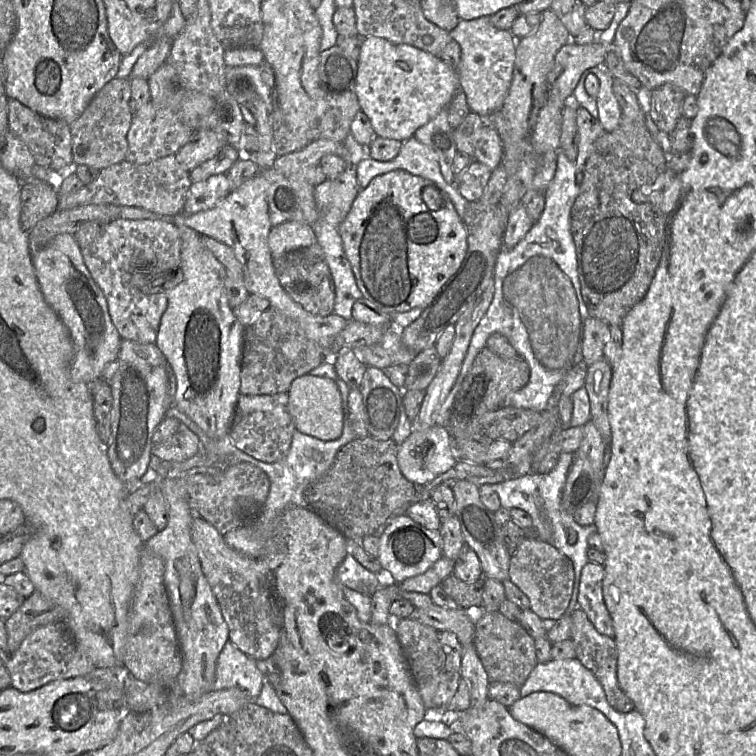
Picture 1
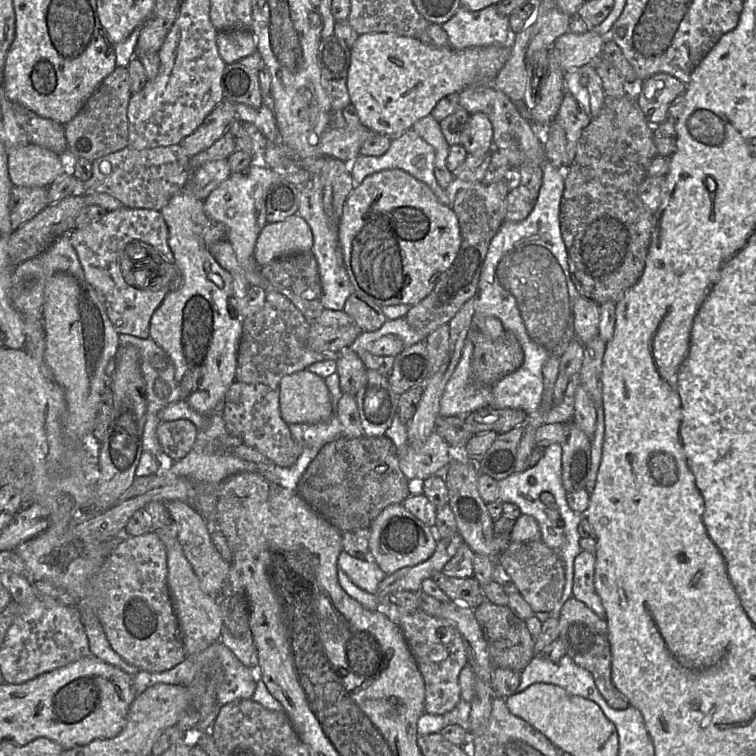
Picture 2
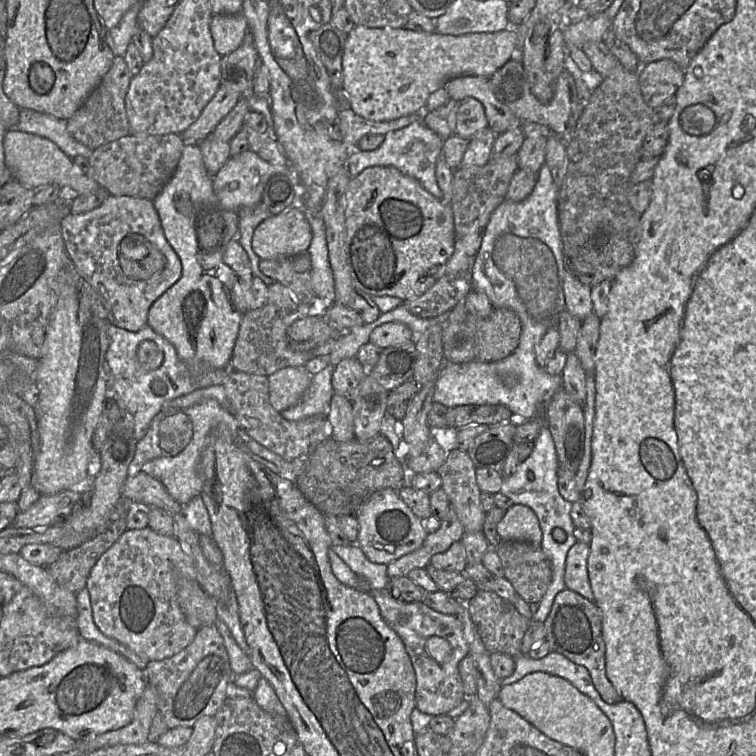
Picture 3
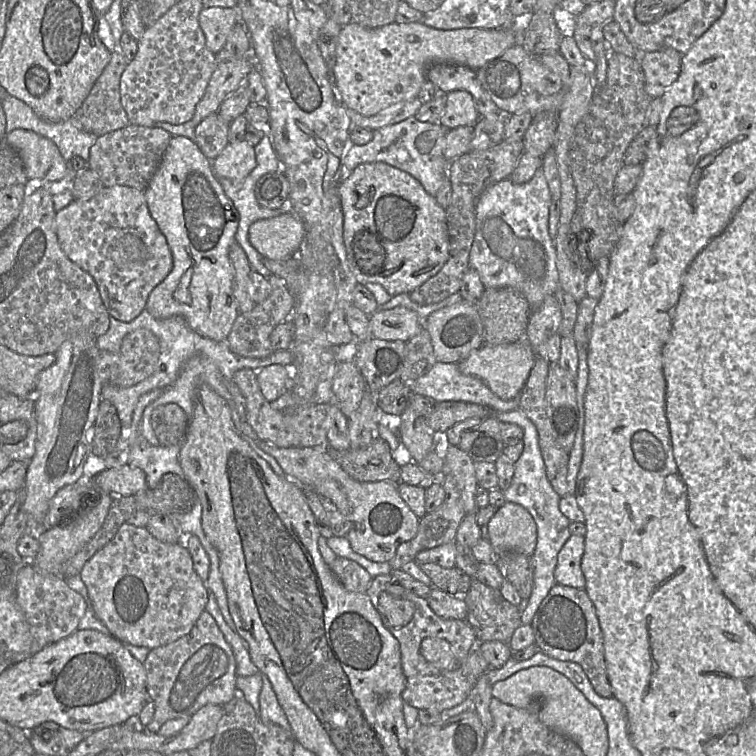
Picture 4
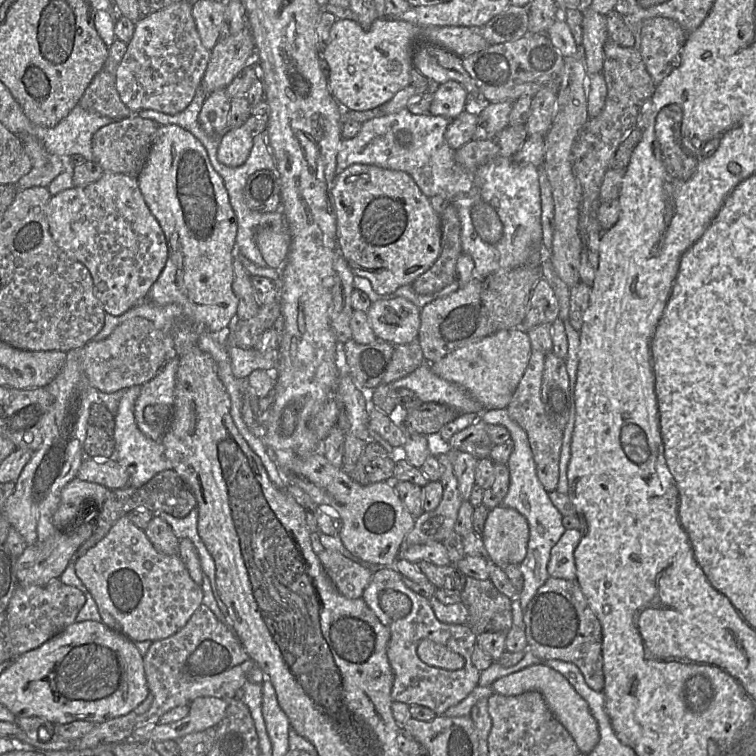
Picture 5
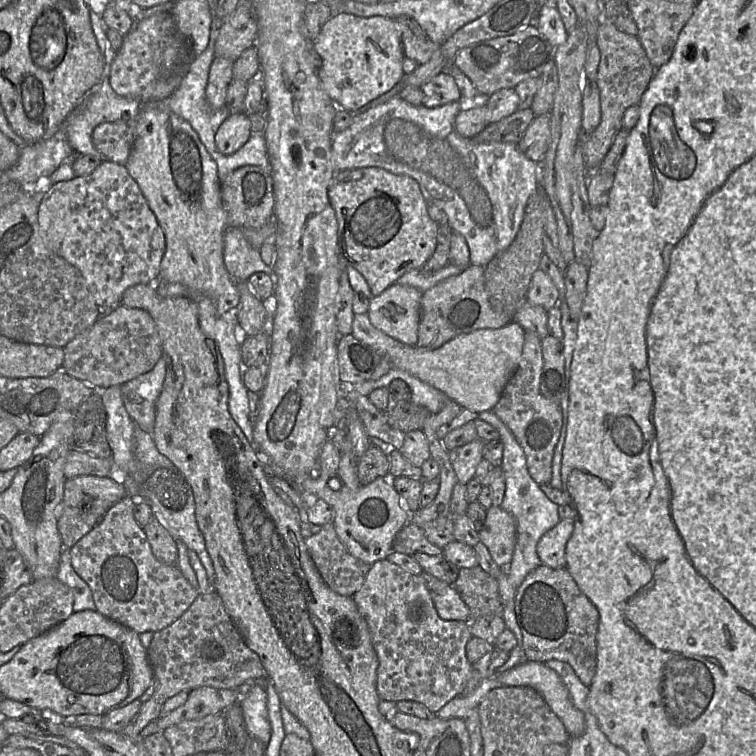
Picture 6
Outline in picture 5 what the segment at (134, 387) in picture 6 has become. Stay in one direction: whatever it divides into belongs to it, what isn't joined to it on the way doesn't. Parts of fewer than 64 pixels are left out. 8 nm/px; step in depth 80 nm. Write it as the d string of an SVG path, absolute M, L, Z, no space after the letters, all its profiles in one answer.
M177 357L166 361L158 373L141 386L140 394L134 403L137 426L145 436L153 441L159 441L162 434L146 422L145 409L150 405L173 405L177 367Z

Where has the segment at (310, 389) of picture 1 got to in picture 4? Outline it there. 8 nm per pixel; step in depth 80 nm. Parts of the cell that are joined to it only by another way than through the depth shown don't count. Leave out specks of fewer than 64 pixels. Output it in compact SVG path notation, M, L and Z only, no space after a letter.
M270 365L253 371L256 373L262 395L269 403L296 385L294 365Z

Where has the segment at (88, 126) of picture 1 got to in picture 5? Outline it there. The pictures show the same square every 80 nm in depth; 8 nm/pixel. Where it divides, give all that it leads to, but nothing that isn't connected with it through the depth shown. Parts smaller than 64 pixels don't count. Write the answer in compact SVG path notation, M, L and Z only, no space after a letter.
M115 39L109 48L109 55L100 72L89 84L79 105L88 112L119 121L133 115L120 100L116 89L116 72L127 50L127 44Z

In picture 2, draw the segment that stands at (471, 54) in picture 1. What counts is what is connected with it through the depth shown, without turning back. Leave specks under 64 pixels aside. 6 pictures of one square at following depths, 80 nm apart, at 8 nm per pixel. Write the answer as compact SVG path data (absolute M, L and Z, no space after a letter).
M496 5L479 11L460 6L455 15L441 25L456 50L470 47L499 45L512 48L515 33L510 29L509 17L501 15Z

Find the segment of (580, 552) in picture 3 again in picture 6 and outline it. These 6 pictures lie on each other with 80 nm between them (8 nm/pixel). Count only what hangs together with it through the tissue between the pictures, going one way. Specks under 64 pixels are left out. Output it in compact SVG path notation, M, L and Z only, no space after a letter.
M561 520L547 531L537 544L537 554L542 564L553 569L566 566L566 544L573 533L574 521Z

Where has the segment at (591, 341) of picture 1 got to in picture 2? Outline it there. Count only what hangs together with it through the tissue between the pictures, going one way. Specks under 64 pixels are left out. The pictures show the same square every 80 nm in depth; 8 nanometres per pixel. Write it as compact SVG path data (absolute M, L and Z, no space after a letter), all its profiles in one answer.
M581 294L573 303L574 327L577 338L584 346L599 336L599 305Z

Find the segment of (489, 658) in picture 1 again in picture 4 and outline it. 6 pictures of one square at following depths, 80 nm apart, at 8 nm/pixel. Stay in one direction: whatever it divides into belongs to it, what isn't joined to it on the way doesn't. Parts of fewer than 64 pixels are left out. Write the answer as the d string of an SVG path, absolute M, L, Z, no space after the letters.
M473 580L463 597L467 605L467 621L474 629L478 642L498 640L508 644L514 631L522 625L518 607L507 601L497 589Z

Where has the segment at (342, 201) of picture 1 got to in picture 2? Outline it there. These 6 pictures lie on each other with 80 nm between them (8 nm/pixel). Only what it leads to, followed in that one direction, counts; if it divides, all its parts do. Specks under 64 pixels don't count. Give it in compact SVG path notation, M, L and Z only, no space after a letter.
M312 177L310 183L306 183L305 186L299 186L299 196L298 214L309 224L313 233L311 252L318 262L323 288L323 306L325 309L344 310L347 298L355 292L355 288L344 263L344 256L339 243L338 226L328 218L324 211L323 187L317 179Z

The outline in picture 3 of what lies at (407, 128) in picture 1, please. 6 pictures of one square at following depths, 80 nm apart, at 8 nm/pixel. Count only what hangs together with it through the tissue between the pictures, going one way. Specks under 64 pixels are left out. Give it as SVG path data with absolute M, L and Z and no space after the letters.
M356 25L347 34L342 59L343 92L350 109L371 121L390 121L425 109L429 96L445 83L460 76L489 78L513 58L519 50L518 28L509 26L498 32L468 33L454 36L417 32L407 28L368 28Z

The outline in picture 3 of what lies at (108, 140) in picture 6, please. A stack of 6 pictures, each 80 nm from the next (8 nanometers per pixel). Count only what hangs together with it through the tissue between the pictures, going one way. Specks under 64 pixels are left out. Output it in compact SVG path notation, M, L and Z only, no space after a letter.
M128 134L106 143L89 156L87 175L114 196L153 200L174 175L185 143L179 134Z

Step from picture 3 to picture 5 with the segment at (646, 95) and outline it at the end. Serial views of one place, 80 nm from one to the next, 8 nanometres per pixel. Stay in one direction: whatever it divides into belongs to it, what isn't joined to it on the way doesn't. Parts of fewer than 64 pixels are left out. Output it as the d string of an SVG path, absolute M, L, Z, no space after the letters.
M655 17L643 22L639 52L655 86L679 66L686 33L675 21Z

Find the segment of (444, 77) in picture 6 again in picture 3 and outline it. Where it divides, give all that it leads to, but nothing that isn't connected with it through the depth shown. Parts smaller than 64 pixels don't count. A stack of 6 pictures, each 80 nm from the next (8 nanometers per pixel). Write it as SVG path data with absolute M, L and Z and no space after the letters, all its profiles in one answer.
M471 97L459 101L456 111L453 109L448 114L447 120L454 133L468 140L489 126L484 106Z

